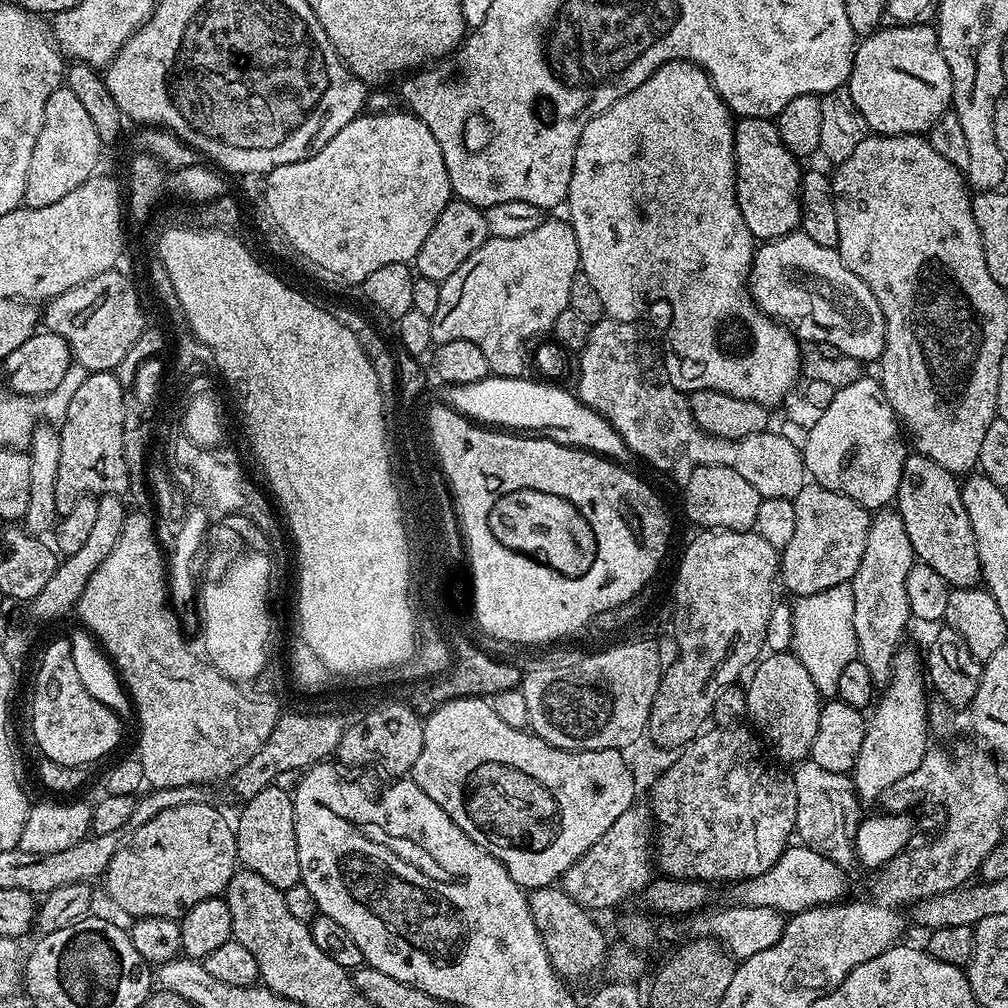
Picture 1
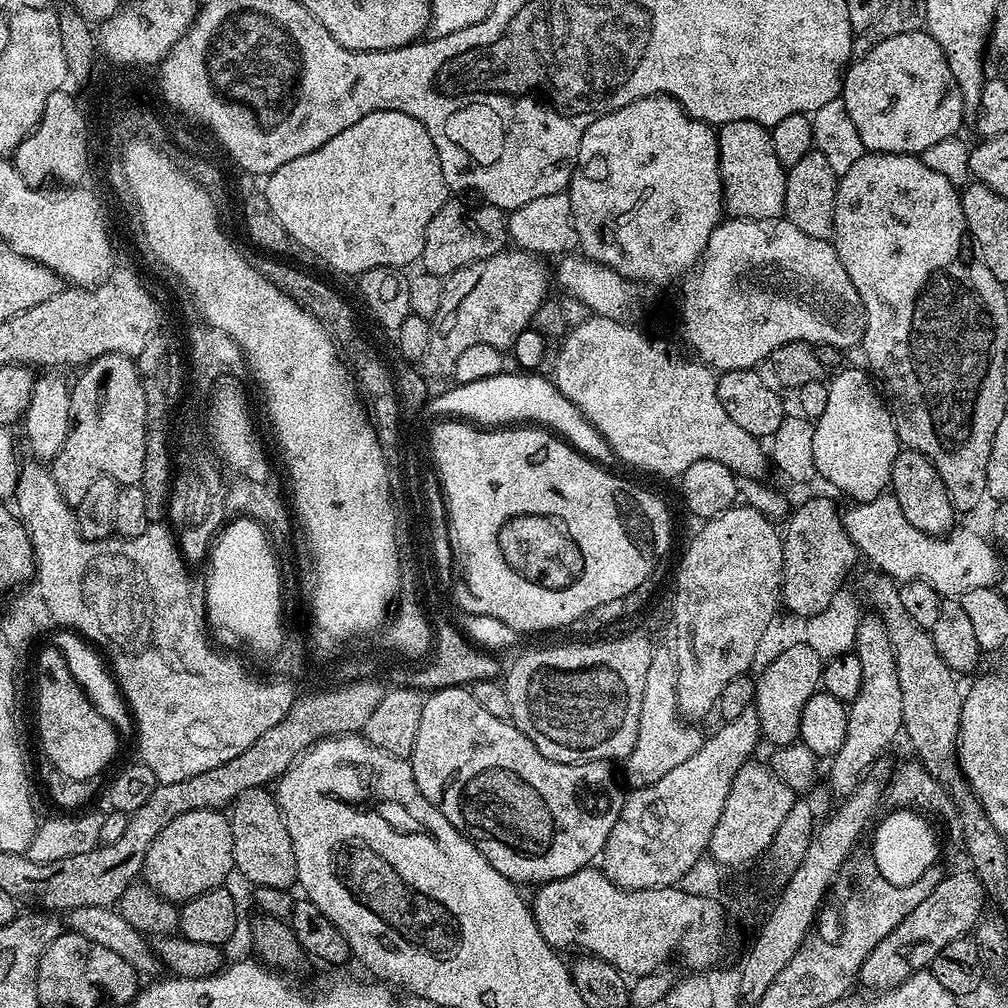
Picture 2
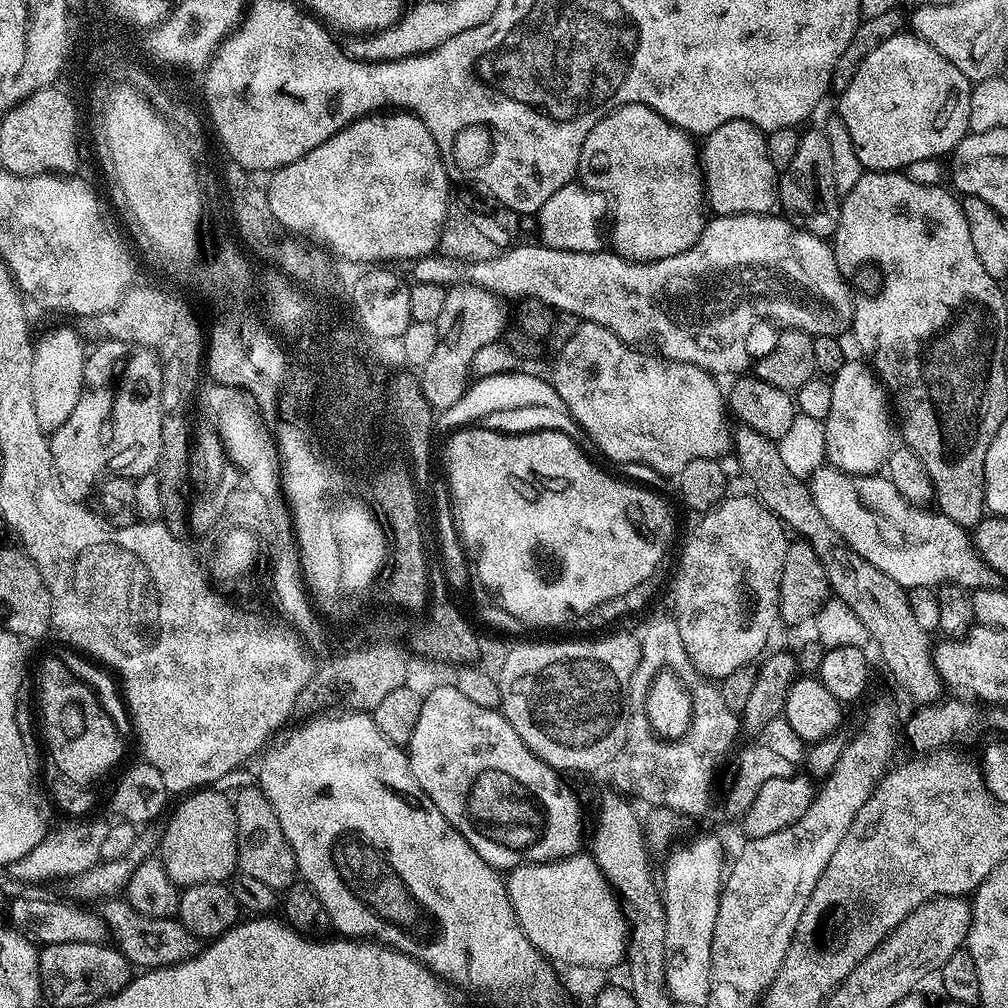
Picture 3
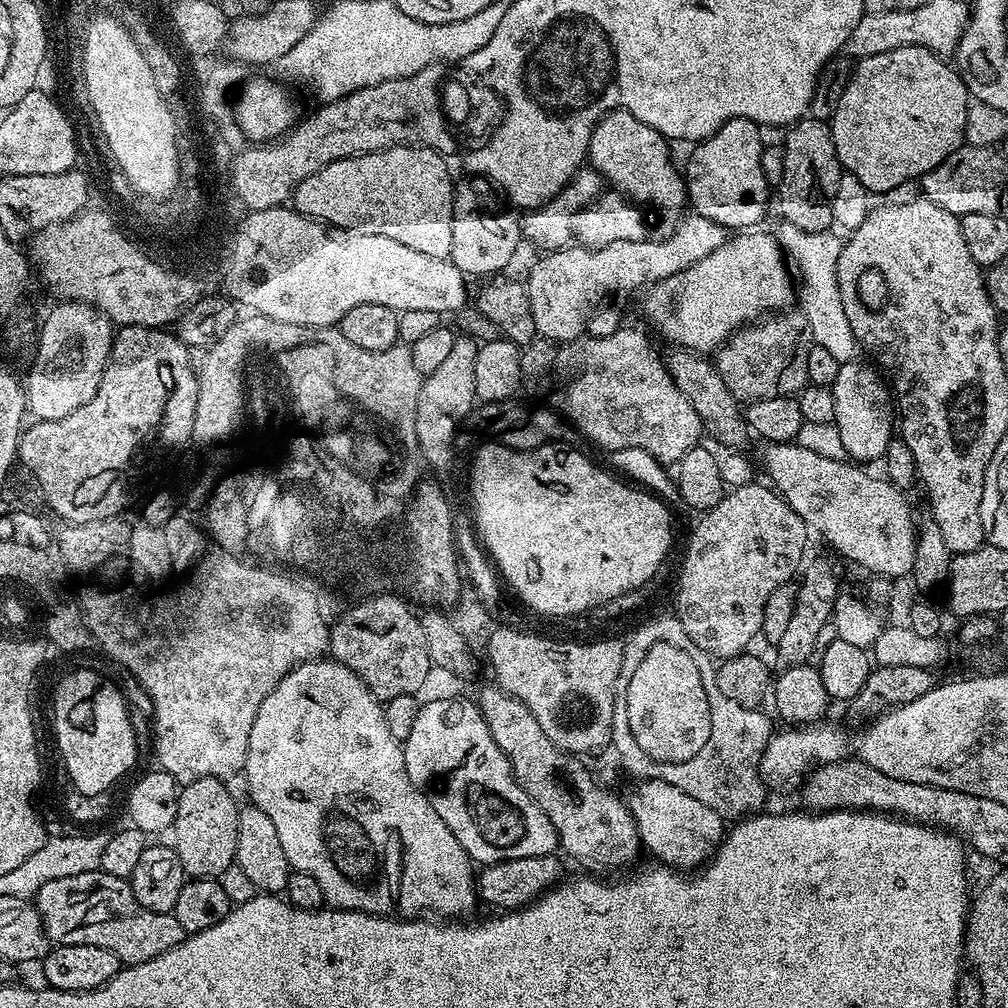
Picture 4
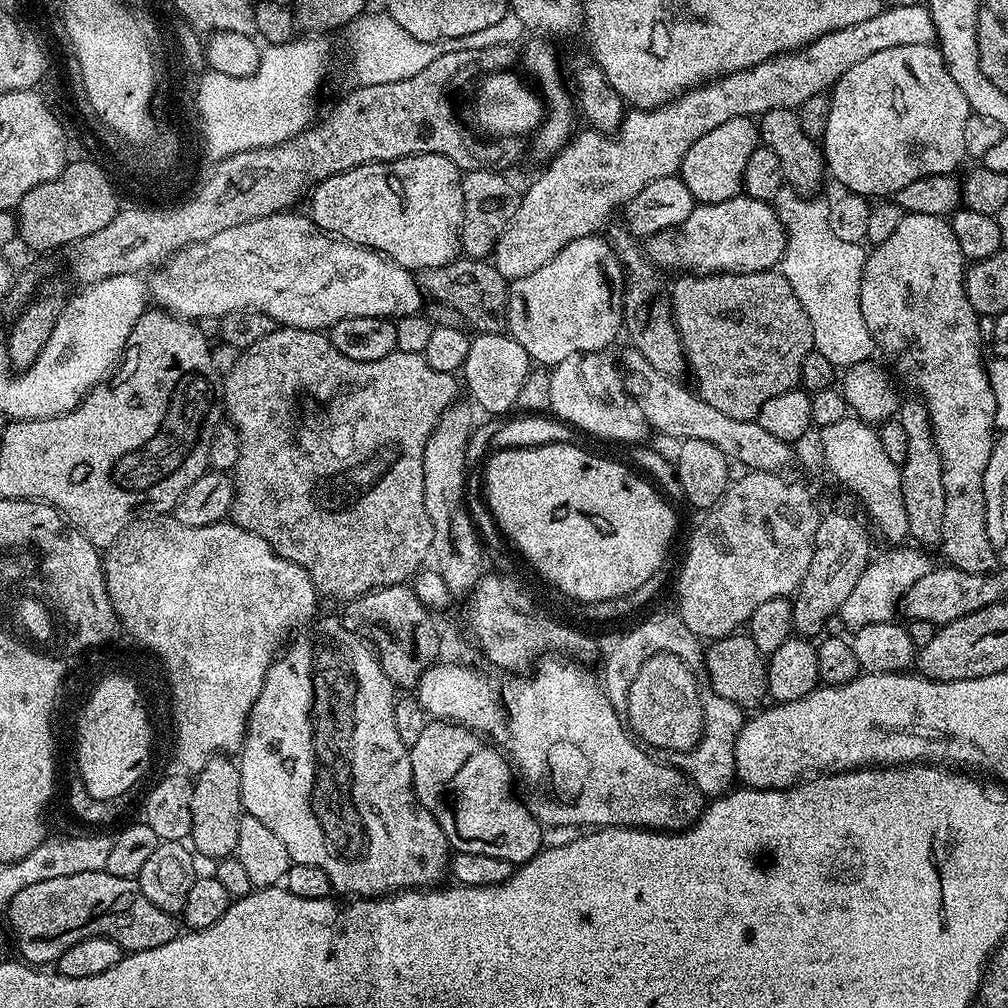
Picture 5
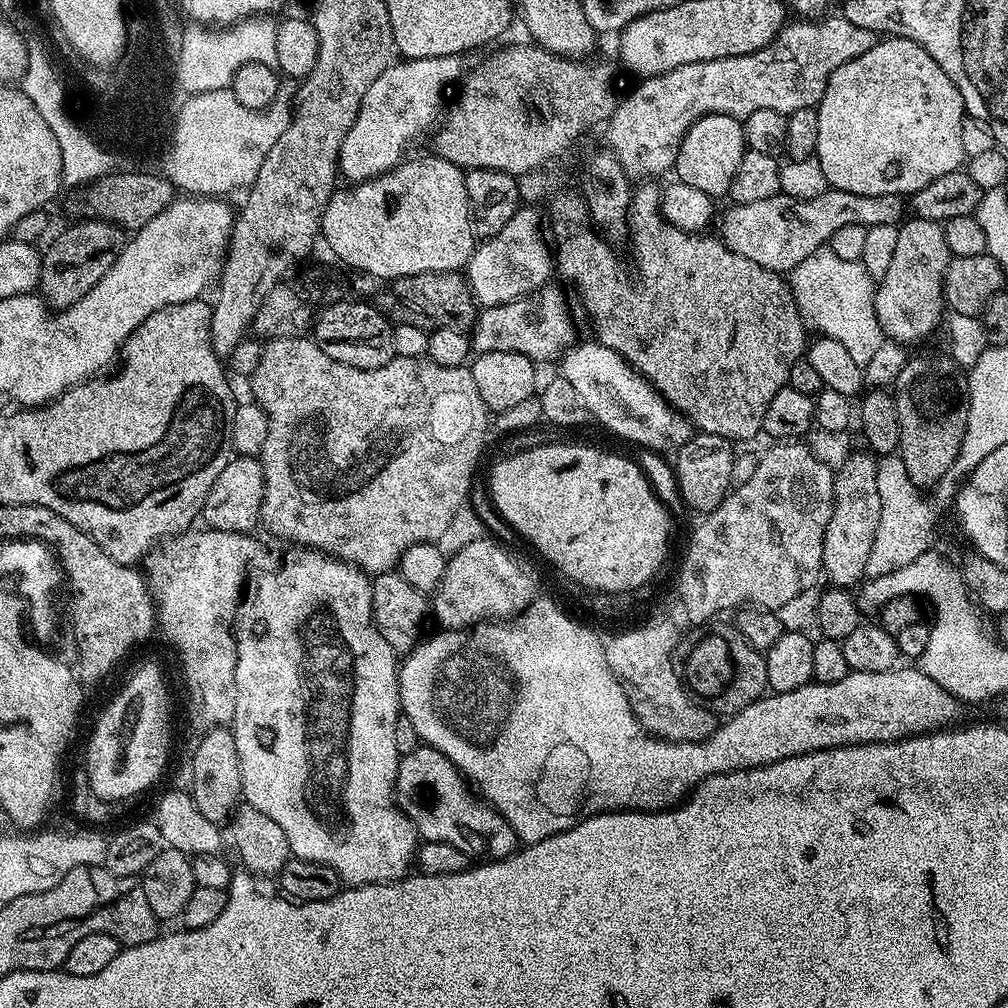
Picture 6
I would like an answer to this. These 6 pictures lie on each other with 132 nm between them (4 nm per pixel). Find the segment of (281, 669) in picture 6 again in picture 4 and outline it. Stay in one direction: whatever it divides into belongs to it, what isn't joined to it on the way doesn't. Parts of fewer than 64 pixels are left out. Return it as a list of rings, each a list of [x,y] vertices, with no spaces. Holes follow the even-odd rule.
[[[317,658],[308,660],[305,664],[300,664],[286,674],[286,678],[282,678],[282,682],[278,682],[278,686],[274,686],[274,690],[270,690],[268,697],[262,702],[262,706],[258,706],[258,718],[254,718],[254,726],[250,726],[250,742],[248,743],[248,753],[246,754],[246,762],[242,773],[243,779],[248,779],[248,792],[251,803],[261,808],[269,817],[270,822],[274,822],[274,830],[278,830],[278,838],[282,841],[282,851],[286,853],[289,869],[305,872],[310,874],[317,880],[318,886],[322,886],[322,894],[324,895],[325,905],[333,908],[345,908],[351,912],[368,912],[371,916],[391,916],[400,918],[420,918],[427,914],[432,918],[464,918],[468,911],[475,904],[478,904],[478,876],[474,869],[474,862],[466,854],[466,850],[462,846],[462,842],[458,842],[458,838],[454,838],[454,834],[450,834],[450,826],[446,826],[446,822],[442,822],[442,818],[438,818],[438,814],[434,810],[434,806],[430,806],[430,802],[425,798],[423,792],[418,791],[414,786],[414,782],[410,782],[410,774],[406,774],[406,762],[404,761],[404,750],[401,741],[394,738],[394,734],[390,734],[389,728],[386,726],[386,718],[384,717],[384,704],[376,699],[376,695],[367,684],[360,679],[360,676],[351,672],[345,664],[339,664],[338,661],[331,658]]]

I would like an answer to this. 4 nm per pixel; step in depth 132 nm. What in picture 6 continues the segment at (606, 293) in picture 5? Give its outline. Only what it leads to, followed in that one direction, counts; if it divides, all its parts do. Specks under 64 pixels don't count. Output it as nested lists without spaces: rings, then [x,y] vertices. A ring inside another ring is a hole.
[[[545,286],[528,296],[483,309],[470,329],[473,353],[510,350],[526,354],[534,362],[555,361],[561,353],[577,343],[576,324],[572,321],[568,300],[552,287]]]

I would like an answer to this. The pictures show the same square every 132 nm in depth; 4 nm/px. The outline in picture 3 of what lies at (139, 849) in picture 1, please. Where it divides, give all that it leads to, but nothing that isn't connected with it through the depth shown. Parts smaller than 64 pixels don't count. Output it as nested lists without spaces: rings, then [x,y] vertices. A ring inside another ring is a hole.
[[[196,790],[185,795],[184,800],[176,809],[171,809],[167,817],[168,825],[164,828],[164,837],[160,840],[159,859],[163,860],[166,866],[166,874],[178,886],[189,888],[195,884],[219,884],[227,881],[237,871],[236,863],[236,809],[233,801],[228,800],[216,790]]]

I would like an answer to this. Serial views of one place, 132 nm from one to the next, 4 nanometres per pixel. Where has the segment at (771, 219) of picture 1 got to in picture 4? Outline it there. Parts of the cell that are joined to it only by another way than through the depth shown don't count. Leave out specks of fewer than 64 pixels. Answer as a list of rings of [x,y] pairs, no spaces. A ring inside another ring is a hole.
[[[733,118],[726,122],[714,134],[699,141],[696,148],[688,156],[688,172],[686,171],[686,200],[691,211],[702,218],[710,218],[710,222],[718,222],[725,230],[752,230],[768,212],[768,192],[770,185],[766,182],[766,174],[762,174],[762,150],[765,141],[760,140],[761,125],[746,118]]]

